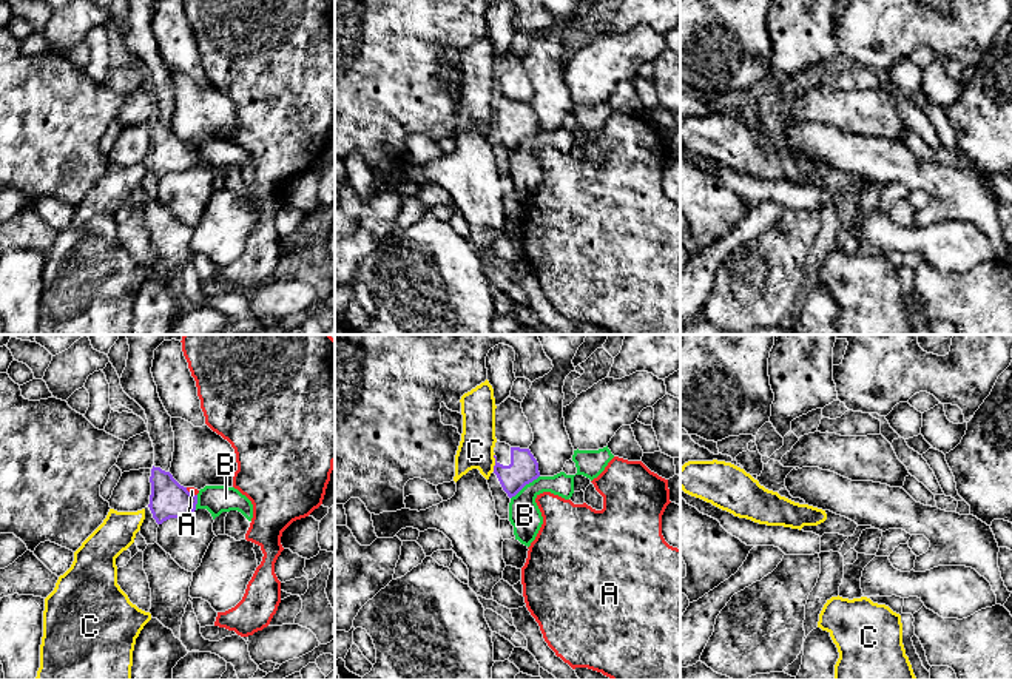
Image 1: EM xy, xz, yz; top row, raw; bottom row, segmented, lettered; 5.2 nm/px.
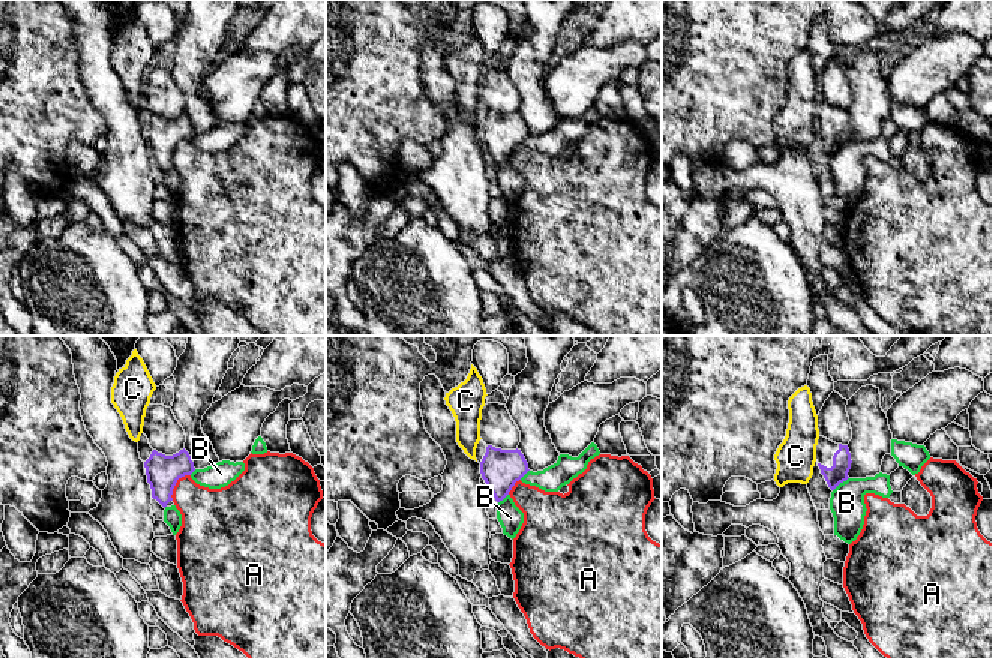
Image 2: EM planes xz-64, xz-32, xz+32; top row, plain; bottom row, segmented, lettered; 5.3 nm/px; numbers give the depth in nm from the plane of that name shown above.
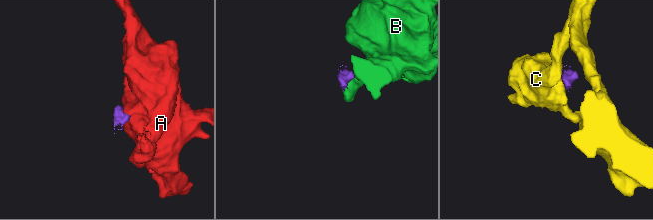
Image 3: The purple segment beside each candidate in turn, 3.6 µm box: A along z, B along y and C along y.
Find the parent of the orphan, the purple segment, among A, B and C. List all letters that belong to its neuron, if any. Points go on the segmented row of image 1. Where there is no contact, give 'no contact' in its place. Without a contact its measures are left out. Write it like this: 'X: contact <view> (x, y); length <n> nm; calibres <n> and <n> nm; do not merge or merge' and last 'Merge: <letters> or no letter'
A: contact xy (190, 494); length 80 nm; calibres 190 and 40 nm; do not merge
B: contact xz (525, 484); length 200 nm; calibres 160 and 160 nm; do not merge
C: contact xz (495, 463); length 100 nm; calibres 160 and 190 nm; do not merge
Merge: no letter

